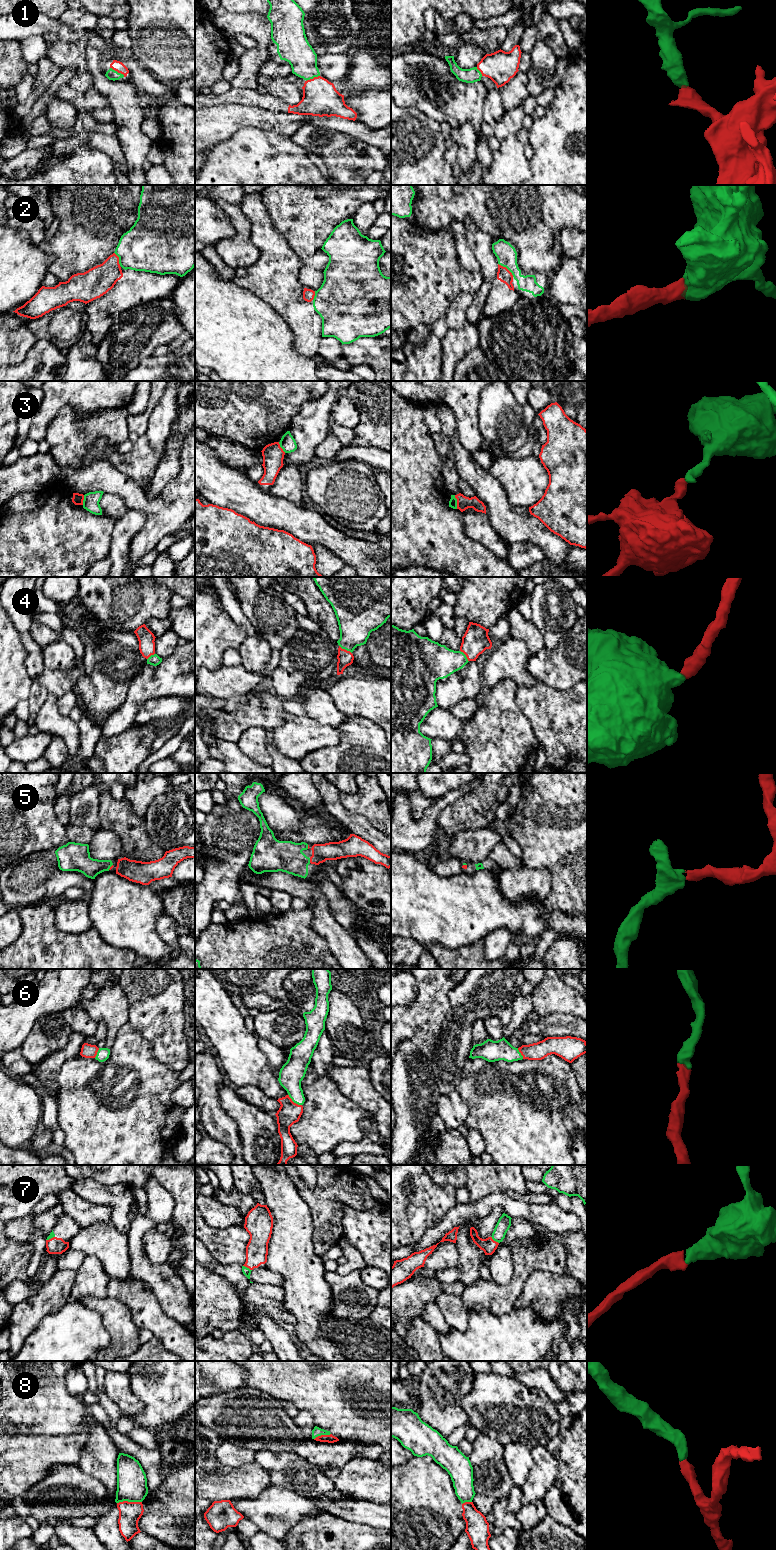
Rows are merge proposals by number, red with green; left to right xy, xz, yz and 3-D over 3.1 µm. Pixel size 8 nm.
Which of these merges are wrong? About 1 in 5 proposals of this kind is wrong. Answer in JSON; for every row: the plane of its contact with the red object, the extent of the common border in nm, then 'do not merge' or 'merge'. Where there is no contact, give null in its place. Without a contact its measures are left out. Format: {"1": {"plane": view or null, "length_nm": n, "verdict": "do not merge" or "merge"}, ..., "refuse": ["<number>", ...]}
{"1": {"plane": "xy", "length_nm": 140, "verdict": "merge"}, "2": {"plane": "yz", "length_nm": 170, "verdict": "merge"}, "3": {"plane": "yz", "length_nm": 110, "verdict": "do not merge"}, "4": {"plane": "xz", "length_nm": 120, "verdict": "merge"}, "5": {"plane": "xz", "length_nm": 40, "verdict": "merge"}, "6": {"plane": "xz", "length_nm": 140, "verdict": "merge"}, "7": {"plane": "xz", "length_nm": 80, "verdict": "merge"}, "8": {"plane": "xy", "length_nm": 200, "verdict": "merge"}, "refuse": ["3"]}

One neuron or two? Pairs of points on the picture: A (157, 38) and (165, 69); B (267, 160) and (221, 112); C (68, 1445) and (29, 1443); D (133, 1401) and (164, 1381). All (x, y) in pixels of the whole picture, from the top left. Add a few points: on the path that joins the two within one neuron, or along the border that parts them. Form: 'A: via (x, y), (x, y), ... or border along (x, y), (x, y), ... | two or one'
A: via (165, 46), (165, 61) | one
B: border along (263, 130), (257, 127), (243, 127), (219, 143) | two
C: via (58, 1445), (39, 1445) | one
D: border along (129, 1376), (131, 1391), (144, 1405), (132, 1417) | two

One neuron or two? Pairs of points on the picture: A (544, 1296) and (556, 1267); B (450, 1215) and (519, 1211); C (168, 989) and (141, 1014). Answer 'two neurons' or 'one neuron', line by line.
A: two neurons
B: one neuron
C: one neuron

